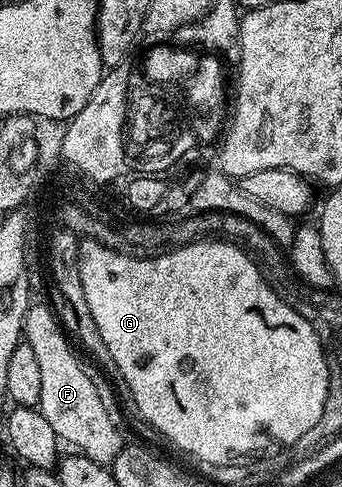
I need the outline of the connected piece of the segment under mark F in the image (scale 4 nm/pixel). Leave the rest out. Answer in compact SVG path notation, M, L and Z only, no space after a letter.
M32 302L25 313L22 338L33 349L41 368L41 397L37 409L45 417L45 421L53 425L66 446L67 443L71 446L68 448L104 465L114 463L117 453L121 453L125 446L125 439L119 432L118 425L111 420L111 415L99 396L98 385L79 364L58 317L45 304Z

